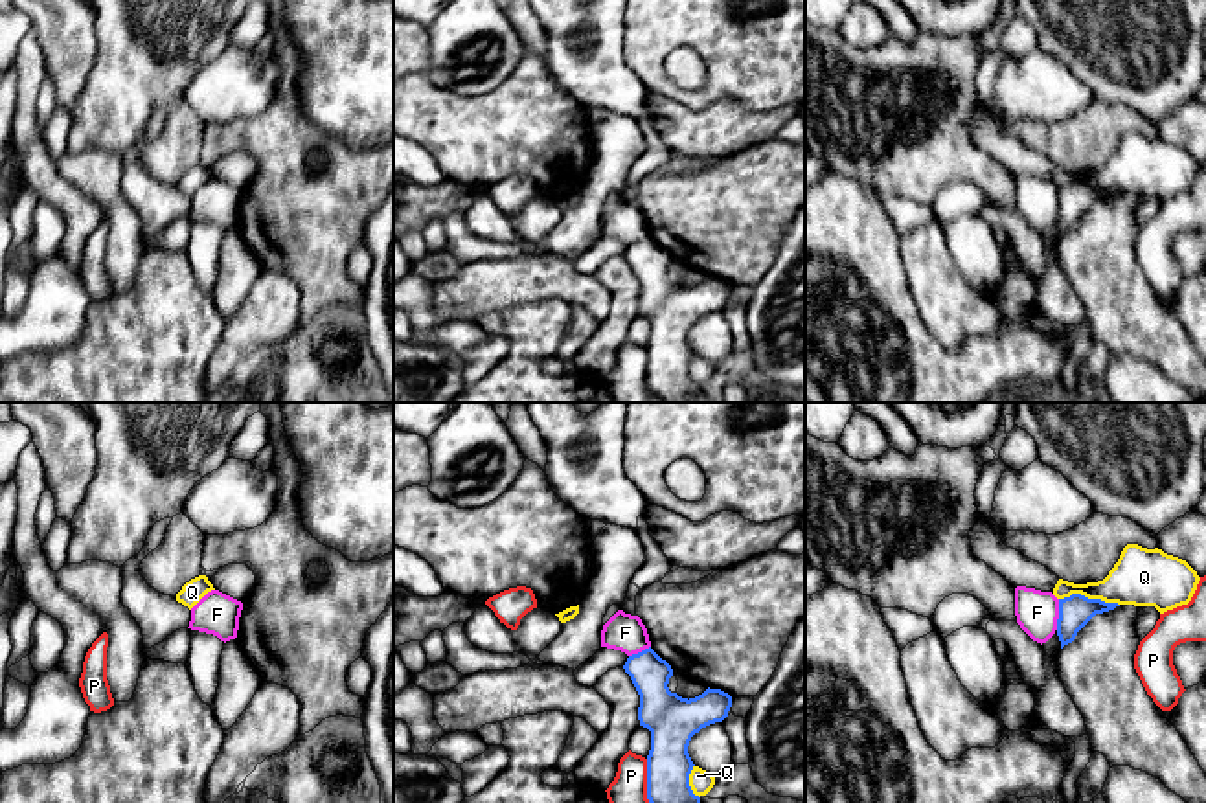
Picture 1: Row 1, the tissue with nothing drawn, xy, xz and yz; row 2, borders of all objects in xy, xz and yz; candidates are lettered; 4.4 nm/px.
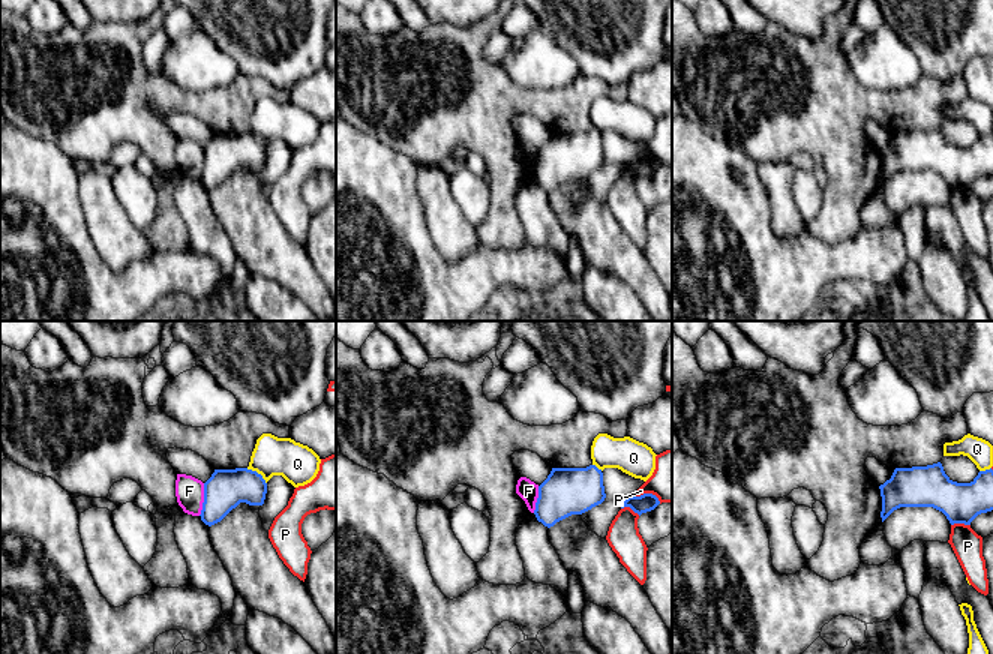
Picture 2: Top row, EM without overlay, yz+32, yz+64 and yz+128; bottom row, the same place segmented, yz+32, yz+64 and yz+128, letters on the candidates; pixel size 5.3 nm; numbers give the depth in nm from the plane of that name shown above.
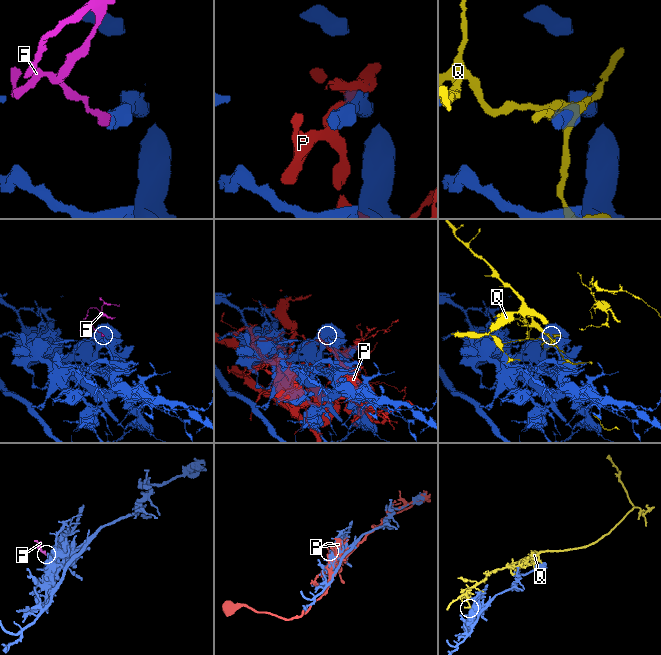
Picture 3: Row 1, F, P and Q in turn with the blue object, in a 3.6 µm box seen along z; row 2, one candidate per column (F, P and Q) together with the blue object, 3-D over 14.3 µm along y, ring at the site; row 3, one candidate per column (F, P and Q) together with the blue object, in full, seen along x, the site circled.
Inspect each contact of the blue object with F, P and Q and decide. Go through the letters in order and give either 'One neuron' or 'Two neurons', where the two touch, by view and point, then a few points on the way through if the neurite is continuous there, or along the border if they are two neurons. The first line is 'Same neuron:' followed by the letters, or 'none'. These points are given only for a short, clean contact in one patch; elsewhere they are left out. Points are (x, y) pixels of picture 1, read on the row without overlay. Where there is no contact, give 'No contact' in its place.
Same neuron: none
F: Two neurons. Touches blue at yz (1059, 203). Boundary: yz (1059, 188), (1056, 217)
P: Two neurons. Touches blue at xz (648, 370)
Q: Two neurons. Touches blue at yz (1087, 186)

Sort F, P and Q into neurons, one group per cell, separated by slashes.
F / P / Q

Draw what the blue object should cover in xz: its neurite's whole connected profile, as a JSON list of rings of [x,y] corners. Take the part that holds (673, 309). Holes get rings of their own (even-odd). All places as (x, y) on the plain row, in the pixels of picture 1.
[[[651,235],[629,244],[623,257],[640,283],[640,314],[651,320],[647,388],[667,402],[691,402],[702,391],[689,375],[689,329],[728,305],[732,285],[710,276],[689,288],[671,281],[673,257]]]

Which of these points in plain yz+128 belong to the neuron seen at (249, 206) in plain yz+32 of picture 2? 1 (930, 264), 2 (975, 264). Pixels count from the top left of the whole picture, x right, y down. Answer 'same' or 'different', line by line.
1: different
2: same

